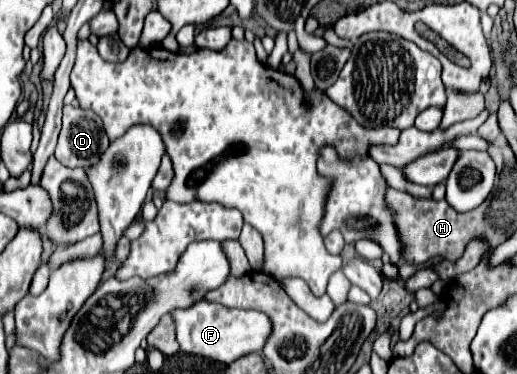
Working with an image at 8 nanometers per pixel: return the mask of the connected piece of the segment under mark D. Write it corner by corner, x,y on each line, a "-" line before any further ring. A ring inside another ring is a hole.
63,107
63,125
55,147
55,157
65,167
95,165
99,155
107,149
109,139
101,119
87,109

